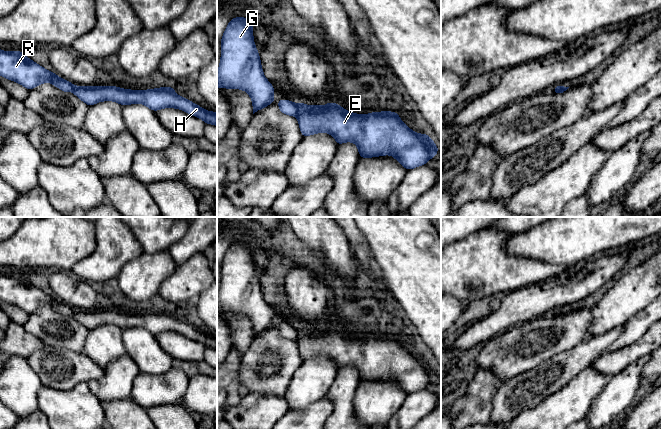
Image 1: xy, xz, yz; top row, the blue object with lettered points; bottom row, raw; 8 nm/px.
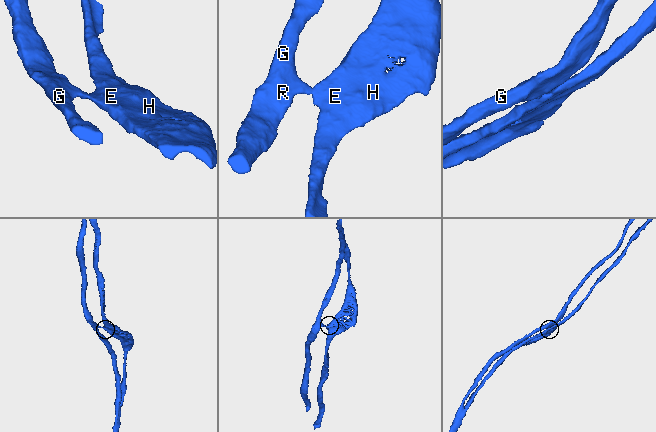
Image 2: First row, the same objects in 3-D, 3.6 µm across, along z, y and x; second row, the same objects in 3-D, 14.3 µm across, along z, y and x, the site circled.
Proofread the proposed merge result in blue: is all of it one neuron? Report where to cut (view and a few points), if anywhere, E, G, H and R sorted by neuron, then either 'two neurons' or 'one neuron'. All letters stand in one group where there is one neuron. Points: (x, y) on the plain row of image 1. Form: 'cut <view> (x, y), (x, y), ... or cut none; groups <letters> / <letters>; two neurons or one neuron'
cut xz (298, 328), (298, 334), (295, 339); groups E H / G R; two neurons

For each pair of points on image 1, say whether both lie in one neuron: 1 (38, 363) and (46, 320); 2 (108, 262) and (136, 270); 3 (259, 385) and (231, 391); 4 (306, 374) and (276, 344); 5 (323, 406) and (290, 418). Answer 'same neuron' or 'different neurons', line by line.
1: different neurons
2: different neurons
3: different neurons
4: different neurons
5: same neuron

